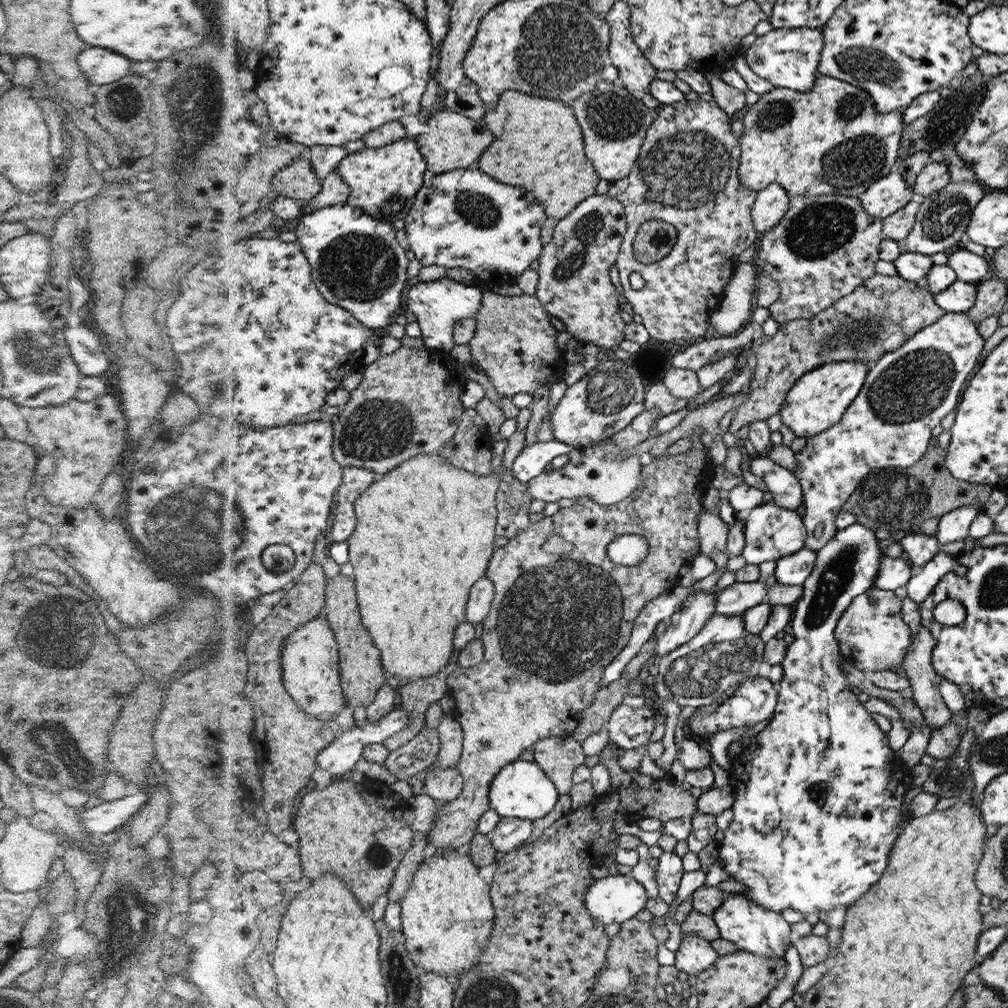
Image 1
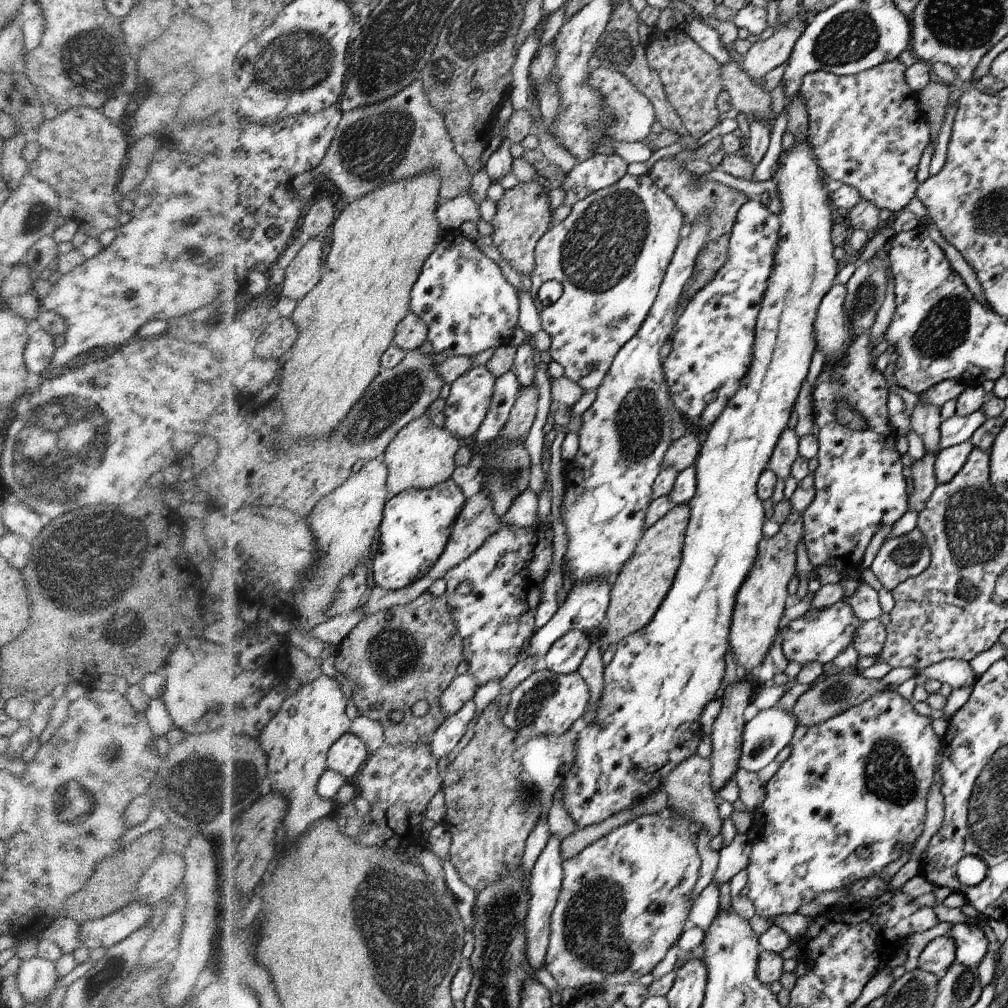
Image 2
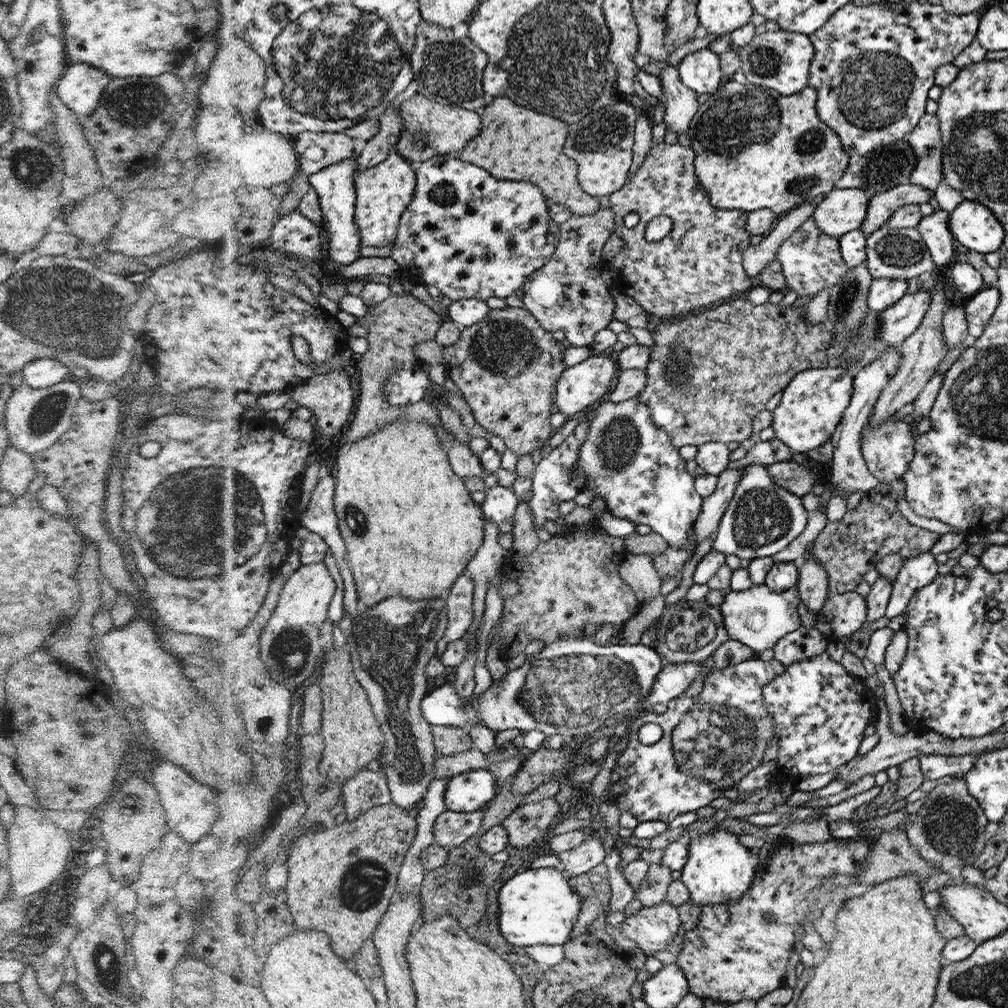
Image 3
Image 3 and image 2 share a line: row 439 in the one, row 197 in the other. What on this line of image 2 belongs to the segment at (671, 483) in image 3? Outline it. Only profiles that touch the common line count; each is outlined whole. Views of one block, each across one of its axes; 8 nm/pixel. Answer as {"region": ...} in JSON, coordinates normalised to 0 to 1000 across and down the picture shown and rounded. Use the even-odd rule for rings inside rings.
{"region":[[[621,172],[606,186],[587,190],[571,200],[563,216],[544,228],[532,242],[532,265],[525,273],[528,280],[525,291],[538,326],[547,335],[546,353],[560,364],[559,373],[571,379],[577,387],[592,387],[605,370],[615,345],[639,321],[661,276],[659,270],[662,270],[677,236],[679,217],[678,208],[650,183],[644,172],[634,175]],[[544,278],[556,280],[559,290],[552,300],[540,304],[534,297],[534,287]]]}

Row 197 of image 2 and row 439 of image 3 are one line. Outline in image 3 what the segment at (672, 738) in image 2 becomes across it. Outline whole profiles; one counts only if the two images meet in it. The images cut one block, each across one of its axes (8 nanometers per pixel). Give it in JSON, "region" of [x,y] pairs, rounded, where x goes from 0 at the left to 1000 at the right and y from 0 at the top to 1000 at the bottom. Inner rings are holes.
{"region":[[[820,363],[819,367],[804,366],[796,368],[776,388],[773,402],[766,408],[766,425],[769,435],[776,437],[788,449],[799,448],[812,444],[823,433],[843,403],[845,389],[845,373],[837,367],[837,363]]]}

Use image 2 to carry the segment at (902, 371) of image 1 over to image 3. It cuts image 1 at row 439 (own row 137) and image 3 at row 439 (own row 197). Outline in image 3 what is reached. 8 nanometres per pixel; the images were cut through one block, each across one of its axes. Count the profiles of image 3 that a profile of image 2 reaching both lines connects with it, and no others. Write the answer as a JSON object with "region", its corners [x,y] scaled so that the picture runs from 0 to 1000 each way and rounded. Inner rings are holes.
{"region":[[[883,412],[877,420],[869,424],[857,422],[855,433],[855,449],[860,463],[865,472],[871,474],[871,478],[883,479],[887,474],[894,475],[901,468],[907,452],[907,433],[903,429],[903,423],[896,418],[891,417],[888,412]]]}

